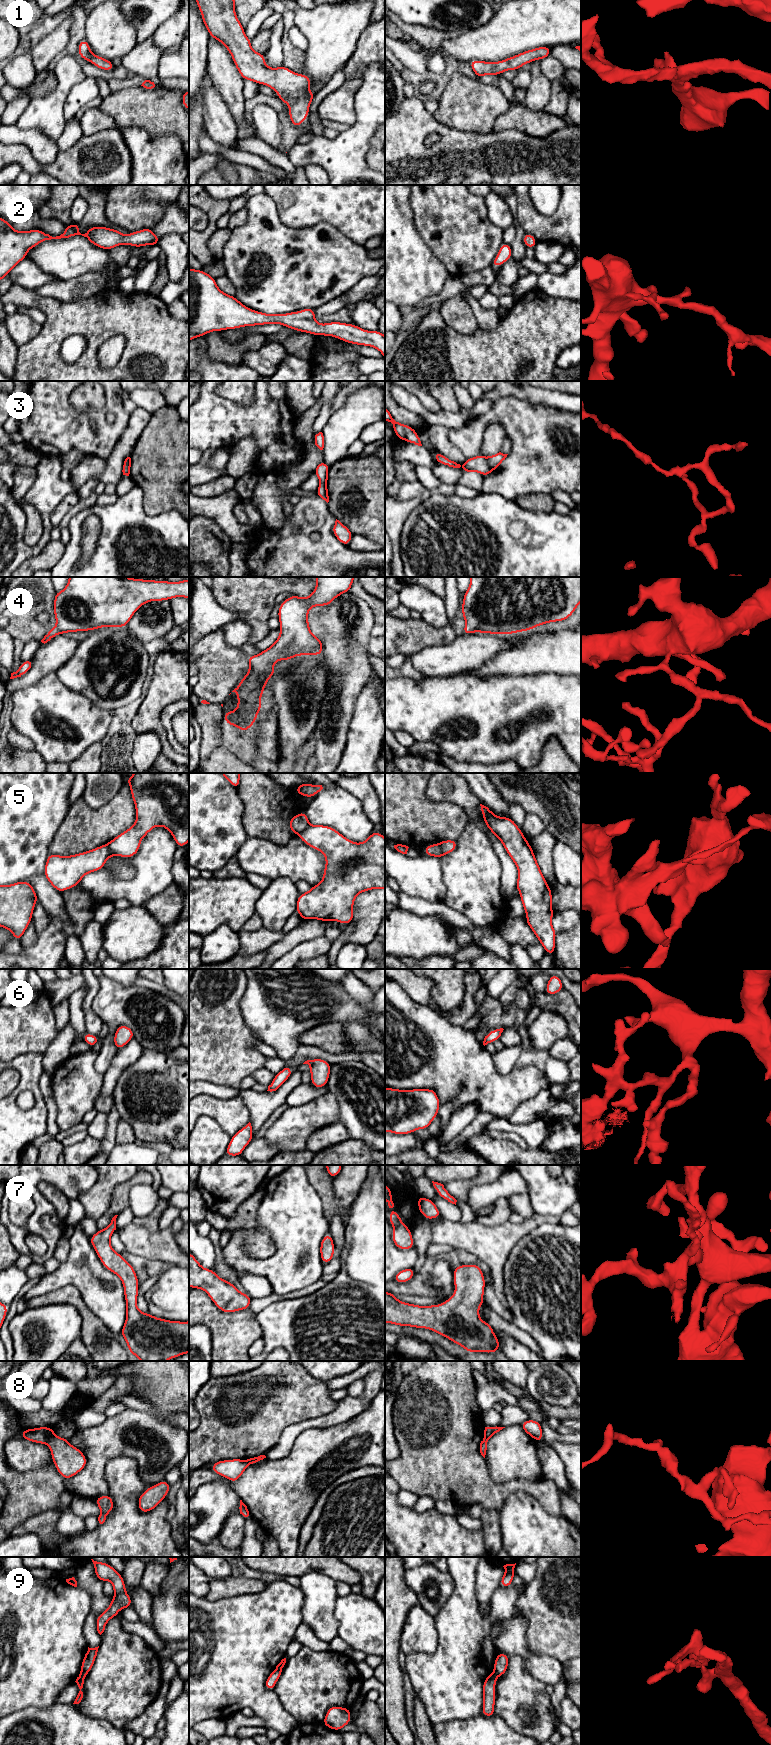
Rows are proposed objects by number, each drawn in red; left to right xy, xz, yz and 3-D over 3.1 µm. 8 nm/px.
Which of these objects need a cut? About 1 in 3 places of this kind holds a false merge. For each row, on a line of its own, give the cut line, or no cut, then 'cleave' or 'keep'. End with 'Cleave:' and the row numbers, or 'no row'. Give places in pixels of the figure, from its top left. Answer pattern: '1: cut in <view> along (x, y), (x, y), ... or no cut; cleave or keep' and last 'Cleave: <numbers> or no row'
1: no cut; keep
2: no cut; keep
3: cut in yz along (486, 458), (492, 470); cleave
4: no cut; keep
5: cut in xz along (309, 824), (298, 834); cleave
6: no cut; keep
7: no cut; keep
8: cut in xy along (53, 1434), (46, 1443); cleave
9: cut in xz along (275, 1668), (282, 1669); cleave
Cleave: 3, 5, 8, 9

